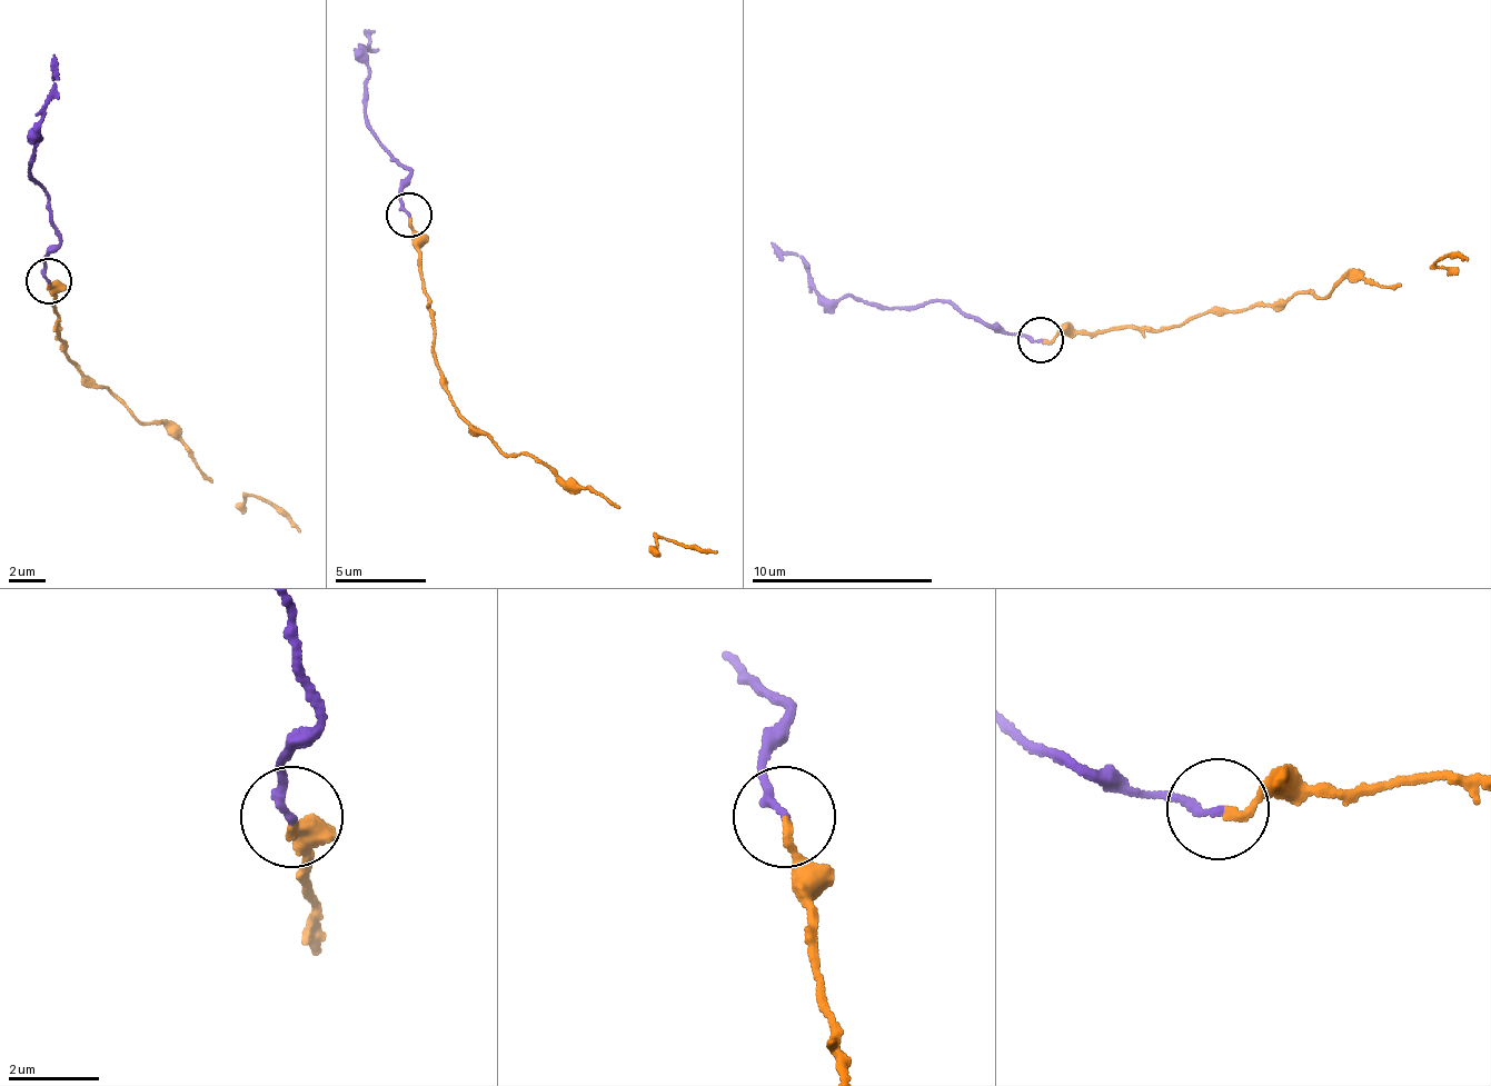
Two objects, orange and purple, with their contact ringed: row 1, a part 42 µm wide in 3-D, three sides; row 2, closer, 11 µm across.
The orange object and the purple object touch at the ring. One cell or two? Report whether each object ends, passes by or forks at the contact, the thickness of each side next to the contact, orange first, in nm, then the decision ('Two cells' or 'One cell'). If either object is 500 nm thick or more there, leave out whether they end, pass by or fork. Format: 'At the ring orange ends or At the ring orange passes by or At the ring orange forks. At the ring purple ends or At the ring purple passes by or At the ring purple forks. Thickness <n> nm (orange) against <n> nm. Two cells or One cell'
At the ring orange ends. At the ring purple ends. Thickness 170 nm (orange) against 180 nm. One cell

